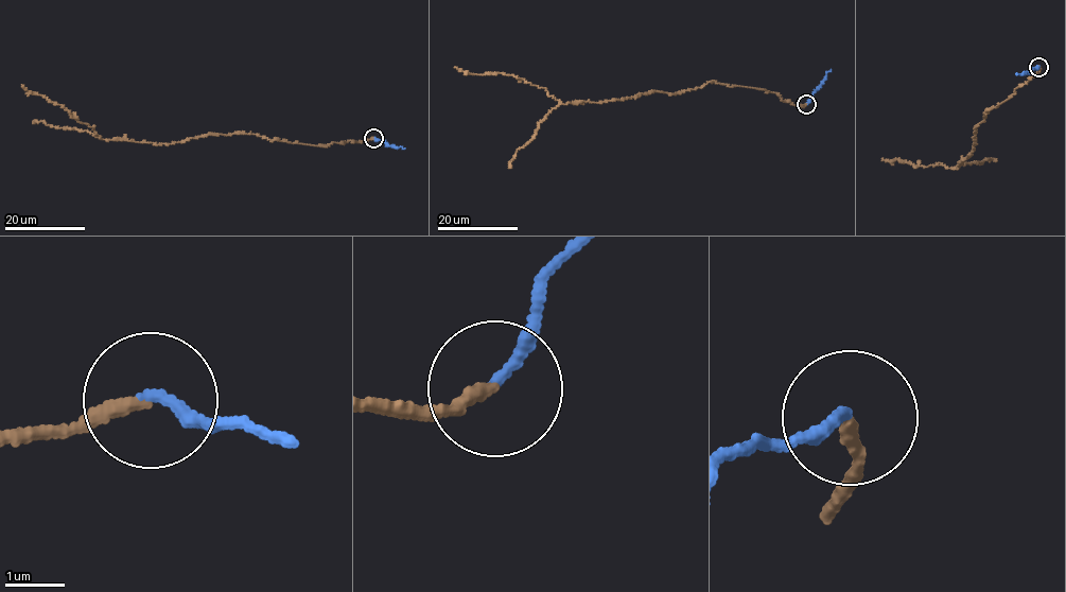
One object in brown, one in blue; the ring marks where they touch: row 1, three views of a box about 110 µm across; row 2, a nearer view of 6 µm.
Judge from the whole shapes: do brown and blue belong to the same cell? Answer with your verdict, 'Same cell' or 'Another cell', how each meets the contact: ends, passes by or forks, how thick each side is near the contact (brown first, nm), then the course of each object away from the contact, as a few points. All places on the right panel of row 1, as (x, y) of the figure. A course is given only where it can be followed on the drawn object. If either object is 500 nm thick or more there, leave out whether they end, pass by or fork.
Another cell. At the ring brown ends. At the ring blue ends. Thickness 200 nm (brown) against 180 nm. Course of brown: (1040, 66), (1012, 96), (984, 112), (984, 120), (975, 126), (974, 150), (956, 169), (881, 159). Course of blue: (1040, 66), (1016, 74)

